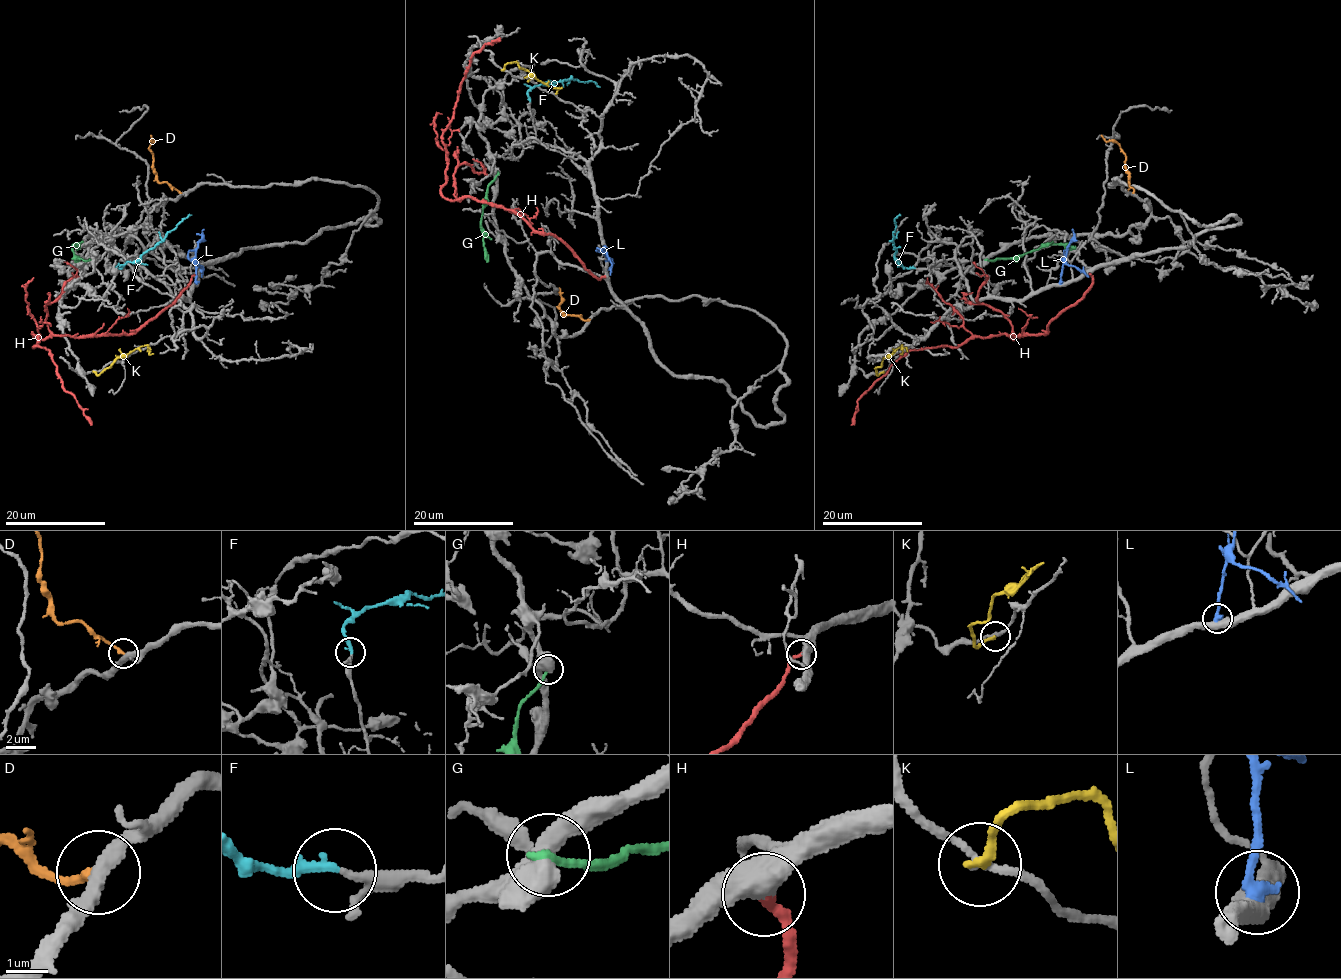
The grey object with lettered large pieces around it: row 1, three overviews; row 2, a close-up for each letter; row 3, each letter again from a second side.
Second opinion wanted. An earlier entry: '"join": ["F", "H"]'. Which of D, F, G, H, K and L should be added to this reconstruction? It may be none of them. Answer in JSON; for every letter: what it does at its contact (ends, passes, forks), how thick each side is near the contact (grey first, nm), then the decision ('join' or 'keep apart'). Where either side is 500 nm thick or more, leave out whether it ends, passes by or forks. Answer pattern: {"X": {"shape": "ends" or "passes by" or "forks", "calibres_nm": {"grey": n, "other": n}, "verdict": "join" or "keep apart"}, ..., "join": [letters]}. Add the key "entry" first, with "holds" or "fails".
{"entry": "holds", "D": {"shape": "ends", "calibres_nm": {"grey": 360, "other": 220}, "verdict": "keep apart"}, "F": {"shape": "ends", "calibres_nm": {"grey": 170, "other": 280}, "verdict": "join"}, "G": {"shape": "ends", "calibres_nm": {"grey": 440, "other": 200}, "verdict": "keep apart"}, "H": {"shape": "ends", "calibres_nm": {"grey": 480, "other": 260}, "verdict": "join"}, "K": {"shape": "ends", "calibres_nm": {"grey": 170, "other": 220}, "verdict": "keep apart"}, "L": {"calibres_nm": {"grey": 550, "other": 360}, "verdict": "keep apart"}, "join": ["F", "H"]}

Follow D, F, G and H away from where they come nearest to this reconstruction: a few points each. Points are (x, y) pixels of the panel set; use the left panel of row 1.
D: (181, 192), (157, 179), (149, 146), (151, 135)
F: (121, 268), (153, 249), (191, 215)
G: (89, 259), (78, 258), (72, 251), (74, 244), (79, 248)
H: (196, 274), (128, 334), (32, 334), (38, 337), (33, 347), (48, 349), (62, 387), (92, 424)

